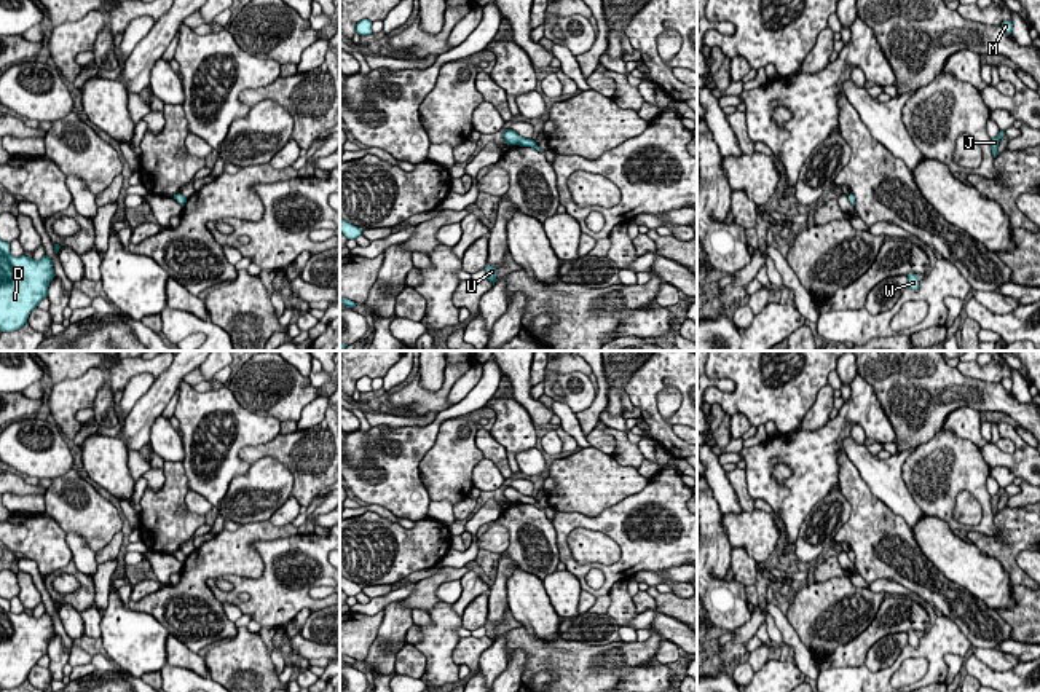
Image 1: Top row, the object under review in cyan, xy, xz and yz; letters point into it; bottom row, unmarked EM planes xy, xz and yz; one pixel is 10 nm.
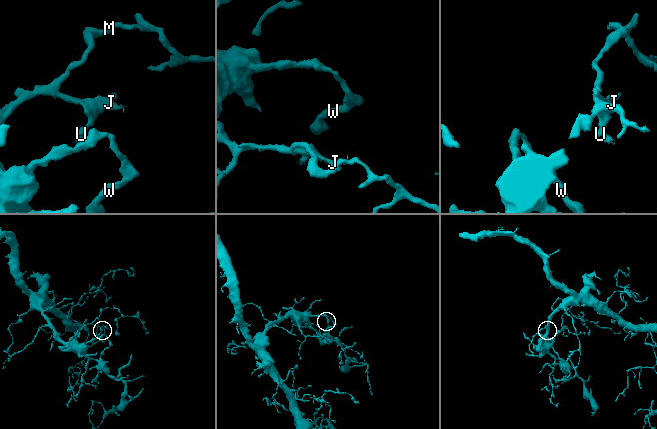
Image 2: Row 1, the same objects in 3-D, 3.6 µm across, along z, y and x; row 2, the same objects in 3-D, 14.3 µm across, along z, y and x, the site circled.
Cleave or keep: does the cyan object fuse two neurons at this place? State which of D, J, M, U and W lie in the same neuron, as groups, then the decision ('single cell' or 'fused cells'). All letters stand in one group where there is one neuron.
groups D J M U / W; fused cells

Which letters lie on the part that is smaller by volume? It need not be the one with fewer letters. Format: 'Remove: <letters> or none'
Remove: W

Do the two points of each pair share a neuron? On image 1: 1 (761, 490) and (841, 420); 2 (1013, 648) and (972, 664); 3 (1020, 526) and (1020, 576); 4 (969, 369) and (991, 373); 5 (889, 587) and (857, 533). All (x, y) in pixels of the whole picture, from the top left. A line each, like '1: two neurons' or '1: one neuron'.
1: one neuron
2: two neurons
3: one neuron
4: one neuron
5: two neurons

